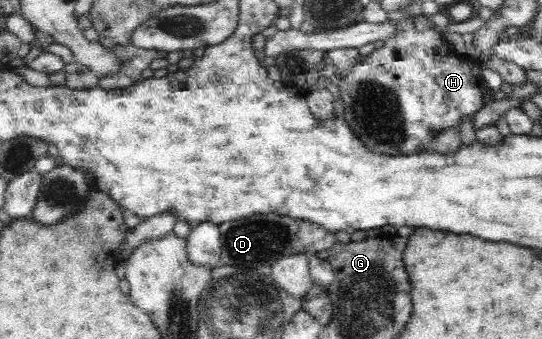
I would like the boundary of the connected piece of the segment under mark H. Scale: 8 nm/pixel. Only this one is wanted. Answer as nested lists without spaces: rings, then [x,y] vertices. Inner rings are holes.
[[[417,16],[413,23],[409,19],[401,21],[399,33],[391,34],[384,41],[385,47],[375,48],[367,56],[359,56],[358,62],[345,70],[338,82],[340,99],[344,103],[344,118],[357,137],[375,153],[399,155],[399,153],[425,152],[431,147],[433,140],[442,129],[457,127],[463,115],[473,117],[473,114],[486,103],[494,102],[501,95],[490,90],[481,76],[479,59],[472,59],[467,54],[456,54],[449,45],[433,31],[433,21],[425,16]]]

